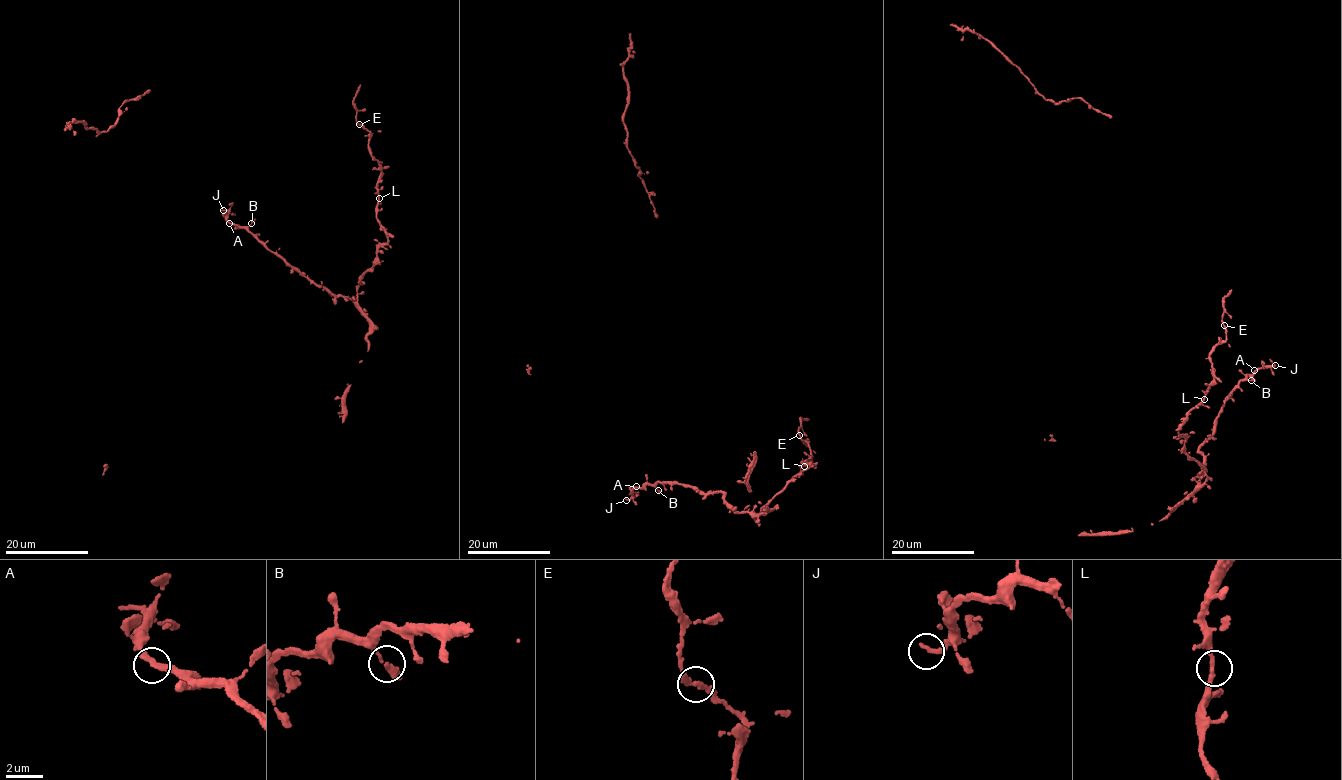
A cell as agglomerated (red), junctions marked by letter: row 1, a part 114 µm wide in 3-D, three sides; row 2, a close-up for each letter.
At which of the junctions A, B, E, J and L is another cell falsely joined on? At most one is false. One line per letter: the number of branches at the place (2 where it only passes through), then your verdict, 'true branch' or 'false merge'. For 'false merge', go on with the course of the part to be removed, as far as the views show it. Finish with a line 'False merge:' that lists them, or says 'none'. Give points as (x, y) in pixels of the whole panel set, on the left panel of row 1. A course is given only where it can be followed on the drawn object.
A: branches 2; true branch
B: branches 2; true branch
E: branches 2; true branch
J: branches 1; true branch
L: branches 2; true branch
False merge: none

